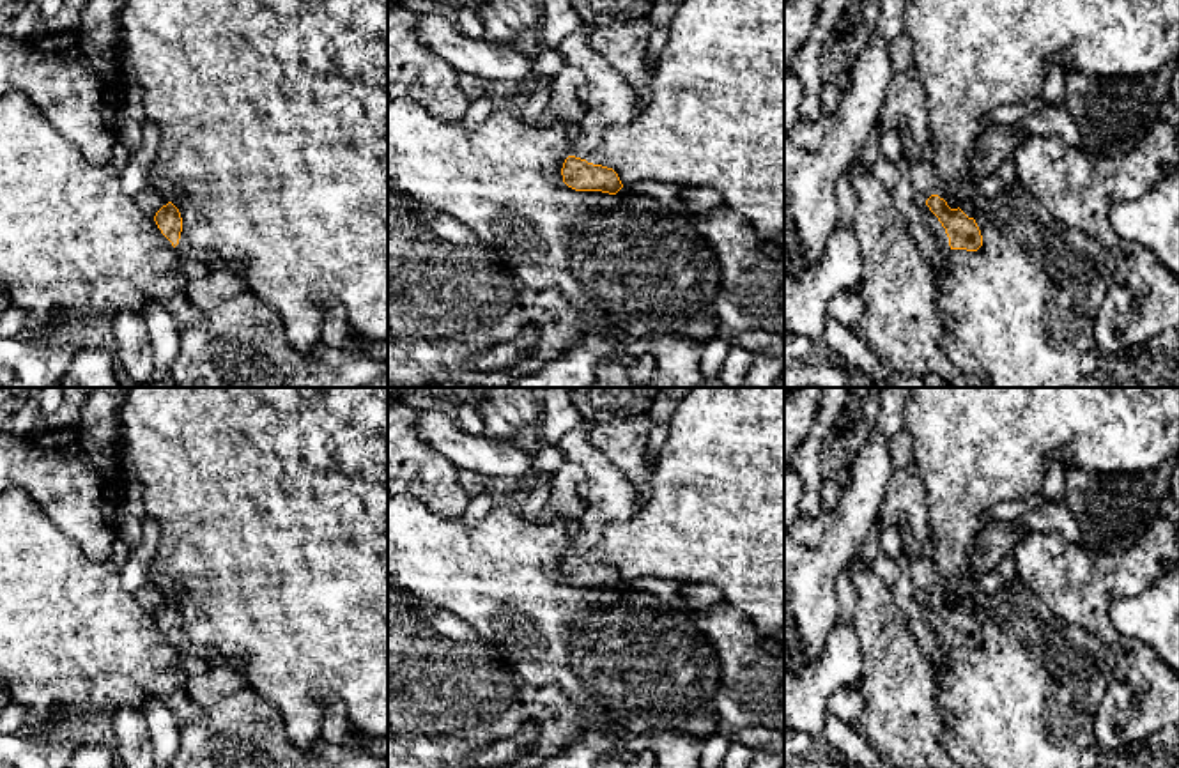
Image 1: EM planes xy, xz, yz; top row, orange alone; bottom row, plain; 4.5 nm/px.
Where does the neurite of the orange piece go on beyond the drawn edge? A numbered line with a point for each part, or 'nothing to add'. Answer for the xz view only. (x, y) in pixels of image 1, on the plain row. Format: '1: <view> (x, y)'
1: xz (608, 494)

